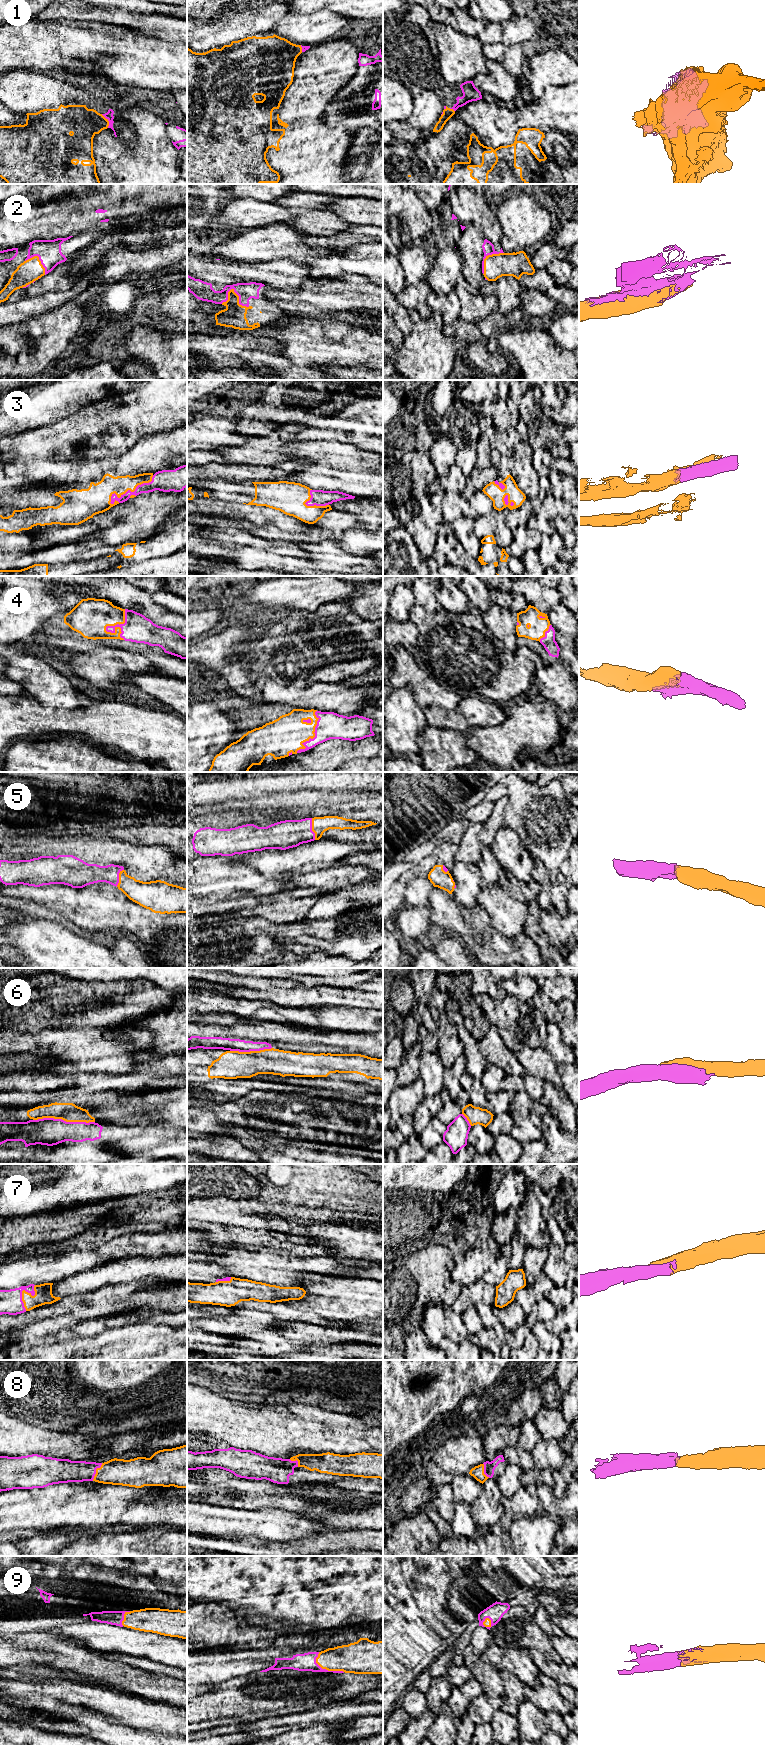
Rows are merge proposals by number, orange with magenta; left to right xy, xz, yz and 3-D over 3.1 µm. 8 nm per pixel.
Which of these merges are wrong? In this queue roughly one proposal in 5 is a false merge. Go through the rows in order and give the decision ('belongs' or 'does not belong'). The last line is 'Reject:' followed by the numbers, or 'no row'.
1: does not belong
2: does not belong
3: does not belong
4: belongs
5: belongs
6: does not belong
7: belongs
8: belongs
9: belongs
Reject: 1, 2, 3, 6

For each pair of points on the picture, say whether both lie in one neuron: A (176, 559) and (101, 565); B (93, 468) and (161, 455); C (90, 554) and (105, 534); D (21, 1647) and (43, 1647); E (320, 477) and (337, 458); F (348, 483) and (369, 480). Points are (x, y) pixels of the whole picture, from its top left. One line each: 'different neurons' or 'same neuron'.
A: different neurons
B: same neuron
C: different neurons
D: same neuron
E: different neurons
F: same neuron

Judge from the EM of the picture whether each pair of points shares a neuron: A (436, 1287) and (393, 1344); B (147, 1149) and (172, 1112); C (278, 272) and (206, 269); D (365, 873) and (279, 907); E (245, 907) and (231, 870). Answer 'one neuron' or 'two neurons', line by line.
A: one neuron
B: two neurons
C: one neuron
D: two neurons
E: two neurons

